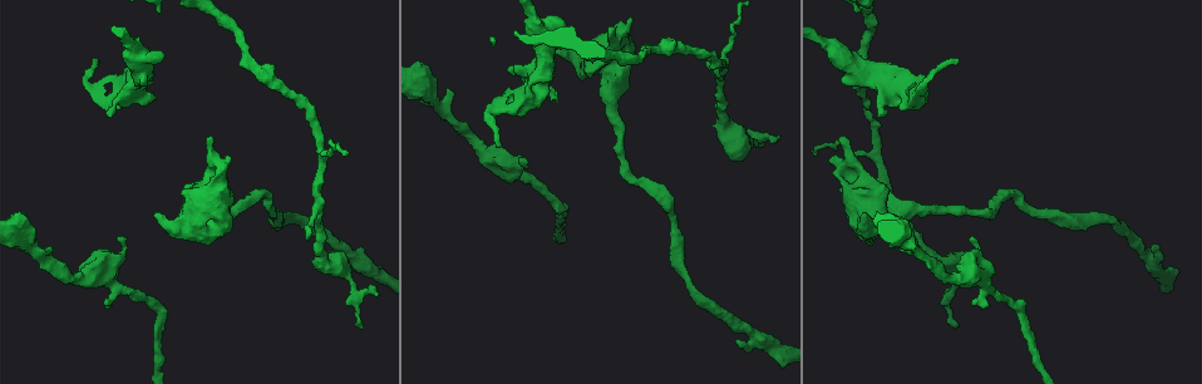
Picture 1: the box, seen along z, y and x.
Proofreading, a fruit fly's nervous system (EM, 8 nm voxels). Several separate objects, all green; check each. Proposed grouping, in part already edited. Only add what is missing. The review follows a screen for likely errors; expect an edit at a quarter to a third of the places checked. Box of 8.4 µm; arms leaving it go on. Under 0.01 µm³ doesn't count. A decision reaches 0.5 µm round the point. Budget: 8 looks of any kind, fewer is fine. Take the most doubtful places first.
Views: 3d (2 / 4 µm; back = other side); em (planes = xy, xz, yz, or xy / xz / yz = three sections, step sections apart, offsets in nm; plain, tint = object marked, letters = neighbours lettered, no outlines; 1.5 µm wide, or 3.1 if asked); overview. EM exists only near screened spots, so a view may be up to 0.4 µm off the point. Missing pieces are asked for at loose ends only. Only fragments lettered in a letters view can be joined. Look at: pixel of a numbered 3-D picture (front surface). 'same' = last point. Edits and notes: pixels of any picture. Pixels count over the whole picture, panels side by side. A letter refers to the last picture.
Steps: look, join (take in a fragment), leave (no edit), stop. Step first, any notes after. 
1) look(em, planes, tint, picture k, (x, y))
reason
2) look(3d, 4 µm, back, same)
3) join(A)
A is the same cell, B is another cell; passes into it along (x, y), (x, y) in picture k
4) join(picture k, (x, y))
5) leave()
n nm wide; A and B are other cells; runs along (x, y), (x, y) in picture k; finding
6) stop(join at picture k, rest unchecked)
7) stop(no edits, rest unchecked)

look(em, xy, step 8, letters, picture 1, (556, 98))
free end

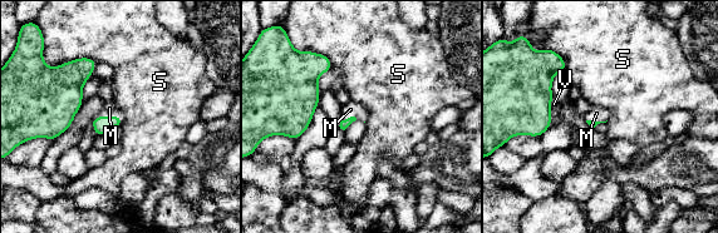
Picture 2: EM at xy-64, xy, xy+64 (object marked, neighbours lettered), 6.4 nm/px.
join(M)
M is the same cell, S and V are other cells; the neuron continues

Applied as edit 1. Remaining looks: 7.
look(3d, 4 µm, picture 1, (834, 154))
free end

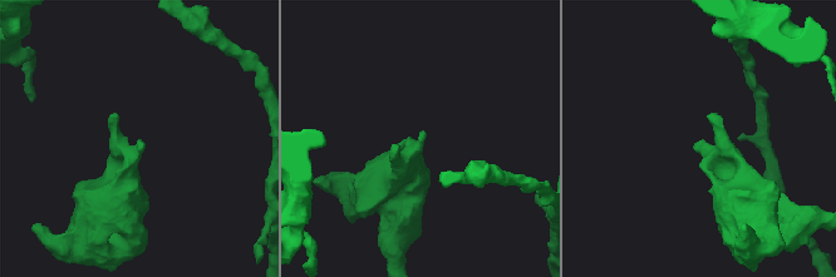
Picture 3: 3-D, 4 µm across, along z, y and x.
look(em, xz, step 8, letters, picture 3, (700, 143))

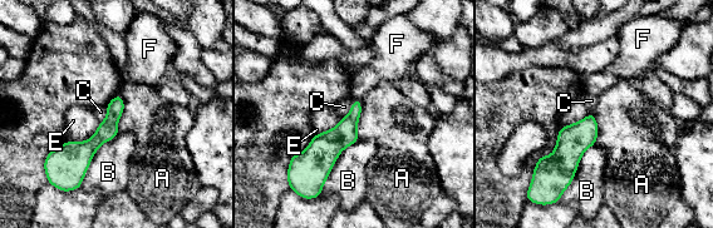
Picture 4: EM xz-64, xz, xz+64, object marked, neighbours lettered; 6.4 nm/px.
look(em, planes, letters, same)

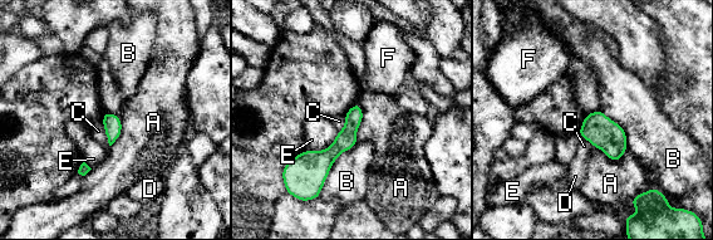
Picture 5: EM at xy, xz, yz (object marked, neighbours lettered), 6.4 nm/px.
leave()
A, B, C, D, E and F are other cells; runs along (357, 108), (318, 186) in picture 5; none of them fits

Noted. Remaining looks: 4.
look(3d, 2 µm, picture 1, (106, 301))
stops while still wide

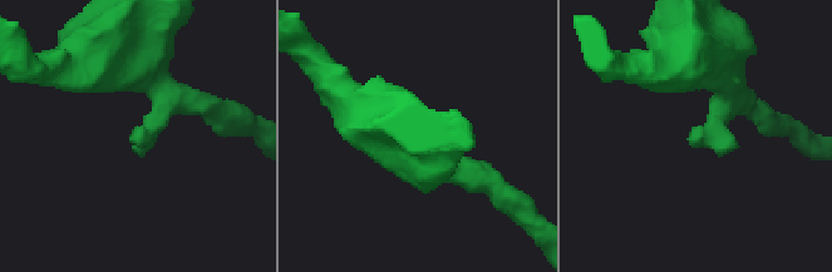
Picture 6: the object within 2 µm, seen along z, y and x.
look(em, planes, letters, picture 6, (688, 138))
arms of 190, 400 nm

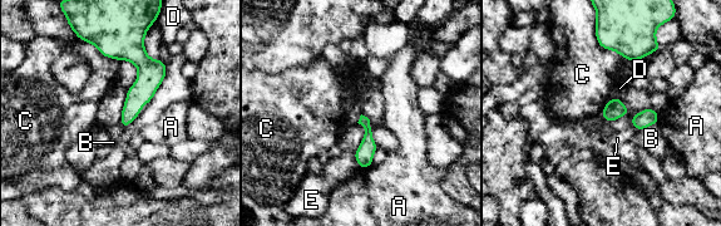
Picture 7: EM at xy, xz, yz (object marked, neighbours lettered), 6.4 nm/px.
leave()
A, B, C, D and E are other cells; no lettered fragment goes on from it

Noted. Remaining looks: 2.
stop(join at picture 2, rest unchecked)

